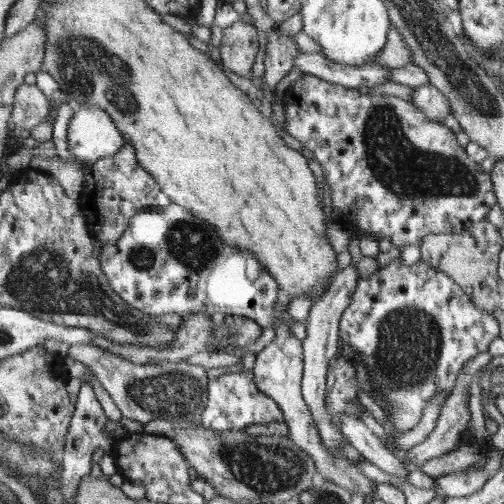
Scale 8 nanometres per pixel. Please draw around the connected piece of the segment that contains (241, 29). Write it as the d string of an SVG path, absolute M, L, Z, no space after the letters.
M240 21L223 29L218 65L238 76L248 77L260 50L260 32L252 24Z

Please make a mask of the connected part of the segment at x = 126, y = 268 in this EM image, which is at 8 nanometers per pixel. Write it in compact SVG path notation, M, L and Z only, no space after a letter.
M171 203L168 207L136 213L131 226L123 232L116 244L106 244L100 252L100 265L108 283L128 304L150 315L206 313L212 317L226 315L246 316L262 327L272 327L278 321L274 312L276 301L281 298L279 284L268 268L248 249L224 243L212 223L192 215L188 209Z

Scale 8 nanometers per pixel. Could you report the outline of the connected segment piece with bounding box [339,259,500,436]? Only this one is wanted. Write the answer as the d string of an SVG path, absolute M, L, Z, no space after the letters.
M394 259L368 278L358 279L356 291L339 322L344 354L354 359L356 356L362 358L358 364L362 370L367 370L370 392L380 396L379 401L382 400L386 414L385 428L390 436L412 430L422 420L422 410L430 400L444 394L446 401L464 364L480 352L486 352L492 342L500 338L499 335L498 319L492 313L478 307L464 288L447 273L428 266L422 260L408 266L402 264L402 260Z

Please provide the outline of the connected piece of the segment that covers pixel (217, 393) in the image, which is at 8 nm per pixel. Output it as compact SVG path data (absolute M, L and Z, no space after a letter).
M241 370L220 375L208 384L207 401L202 411L200 424L212 430L237 430L250 424L266 426L270 422L285 421L283 410L272 397L266 396L253 379L253 370Z

